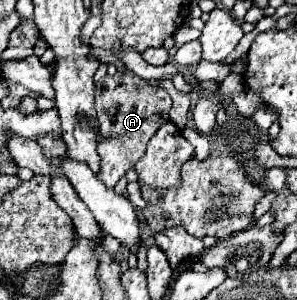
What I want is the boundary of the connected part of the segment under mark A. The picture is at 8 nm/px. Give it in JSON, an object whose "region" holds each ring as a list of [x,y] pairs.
{"region":[[[116,73],[114,77],[106,75],[96,83],[96,119],[98,129],[106,137],[106,143],[98,145],[100,155],[100,171],[98,179],[112,189],[128,169],[132,169],[138,159],[146,153],[146,143],[158,131],[162,123],[166,123],[168,113],[172,109],[172,99],[166,89],[156,87],[144,79],[138,79],[134,73]]]}

